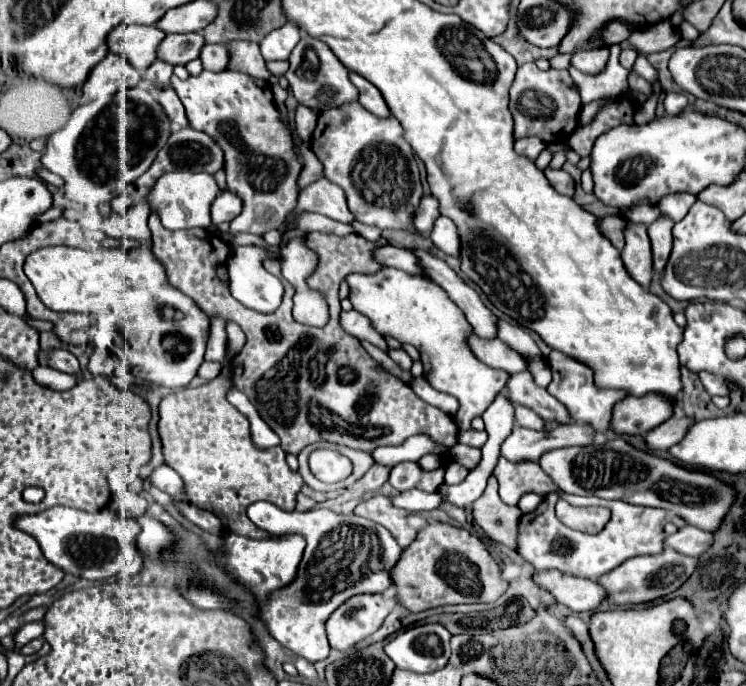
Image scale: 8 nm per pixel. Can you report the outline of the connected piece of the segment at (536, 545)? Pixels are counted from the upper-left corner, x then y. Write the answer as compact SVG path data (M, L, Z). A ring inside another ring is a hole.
M553 490L549 492L549 496L543 498L537 510L521 518L515 552L521 554L529 564L533 564L535 570L557 568L571 576L597 580L601 574L617 568L627 558L641 556L641 554L659 554L663 550L665 520L667 520L667 512L661 508L633 506L621 500L601 500L593 496L581 498L581 496L569 496L559 490ZM559 498L565 498L569 504L605 504L605 508L611 510L611 520L605 524L605 528L599 534L593 534L593 536L573 532L571 528L561 524L555 516L555 502Z

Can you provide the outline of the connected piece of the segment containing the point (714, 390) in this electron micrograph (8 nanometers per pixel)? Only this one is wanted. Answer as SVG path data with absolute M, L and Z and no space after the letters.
M699 372L699 380L701 380L701 384L705 386L705 390L711 396L727 396L729 394L727 382L723 382L721 378L717 378L717 376L709 374L709 372Z

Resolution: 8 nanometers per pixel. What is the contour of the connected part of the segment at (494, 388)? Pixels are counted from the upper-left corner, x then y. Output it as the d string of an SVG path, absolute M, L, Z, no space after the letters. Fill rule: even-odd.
M383 268L377 274L349 274L347 278L349 284L349 300L353 304L353 308L357 312L361 312L363 316L367 316L373 324L373 328L383 336L391 336L403 344L413 344L419 352L421 352L421 360L423 360L423 375L435 390L451 394L459 400L459 412L455 416L455 422L461 430L469 430L471 428L471 420L475 416L481 416L487 406L495 400L495 396L501 392L501 388L505 388L509 374L503 370L495 370L489 368L487 364L479 362L473 352L469 350L469 346L465 344L465 338L473 332L471 324L467 322L465 314L457 308L457 304L453 304L453 300L449 300L449 296L441 290L441 286L433 284L431 280L425 280L423 276L411 276L403 270L397 268Z

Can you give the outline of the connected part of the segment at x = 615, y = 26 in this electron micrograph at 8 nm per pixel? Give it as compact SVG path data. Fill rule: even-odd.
M613 22L613 24L607 24L607 26L601 30L601 36L603 36L603 42L605 42L607 46L611 46L611 44L621 44L621 42L625 42L631 32L633 32L633 28L629 28L629 24Z

